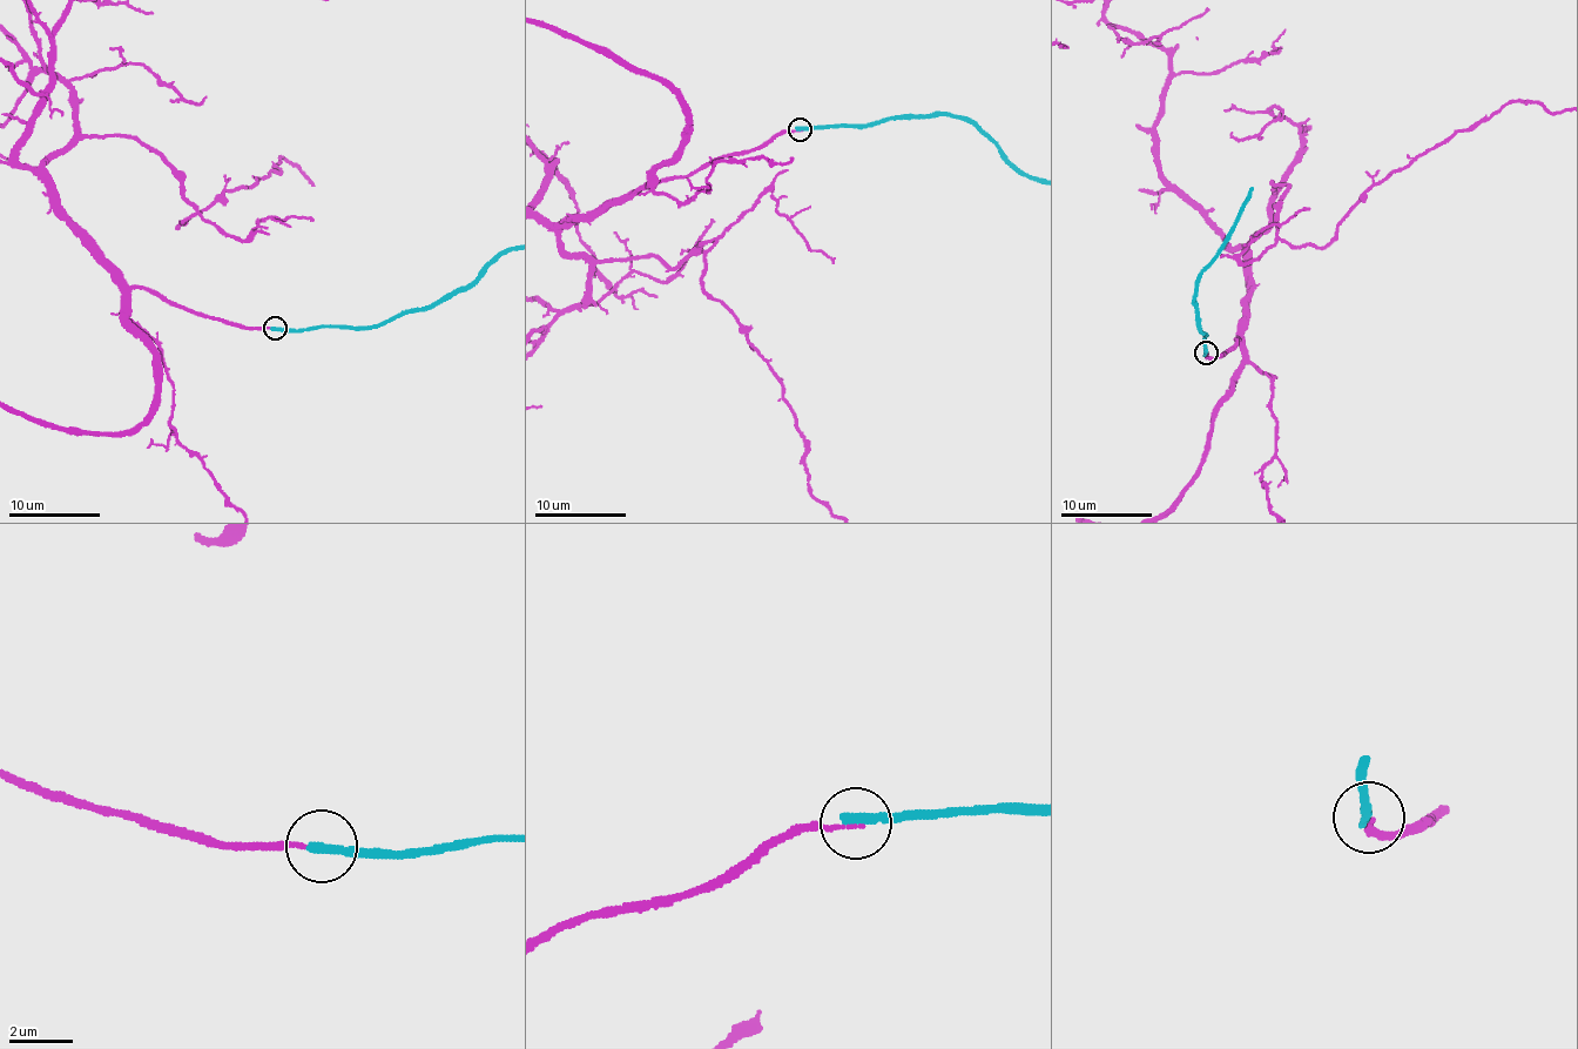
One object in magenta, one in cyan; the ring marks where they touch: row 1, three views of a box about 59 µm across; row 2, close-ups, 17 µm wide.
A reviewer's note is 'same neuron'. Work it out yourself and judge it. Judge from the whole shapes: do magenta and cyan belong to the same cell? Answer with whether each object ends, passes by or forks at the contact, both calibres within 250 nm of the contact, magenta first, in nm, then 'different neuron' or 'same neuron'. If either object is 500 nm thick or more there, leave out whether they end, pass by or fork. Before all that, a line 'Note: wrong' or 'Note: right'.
Note: wrong
magenta ends there; cyan ends there; 110 nm thick on the magenta side, 280 nm on the other; different neuron

